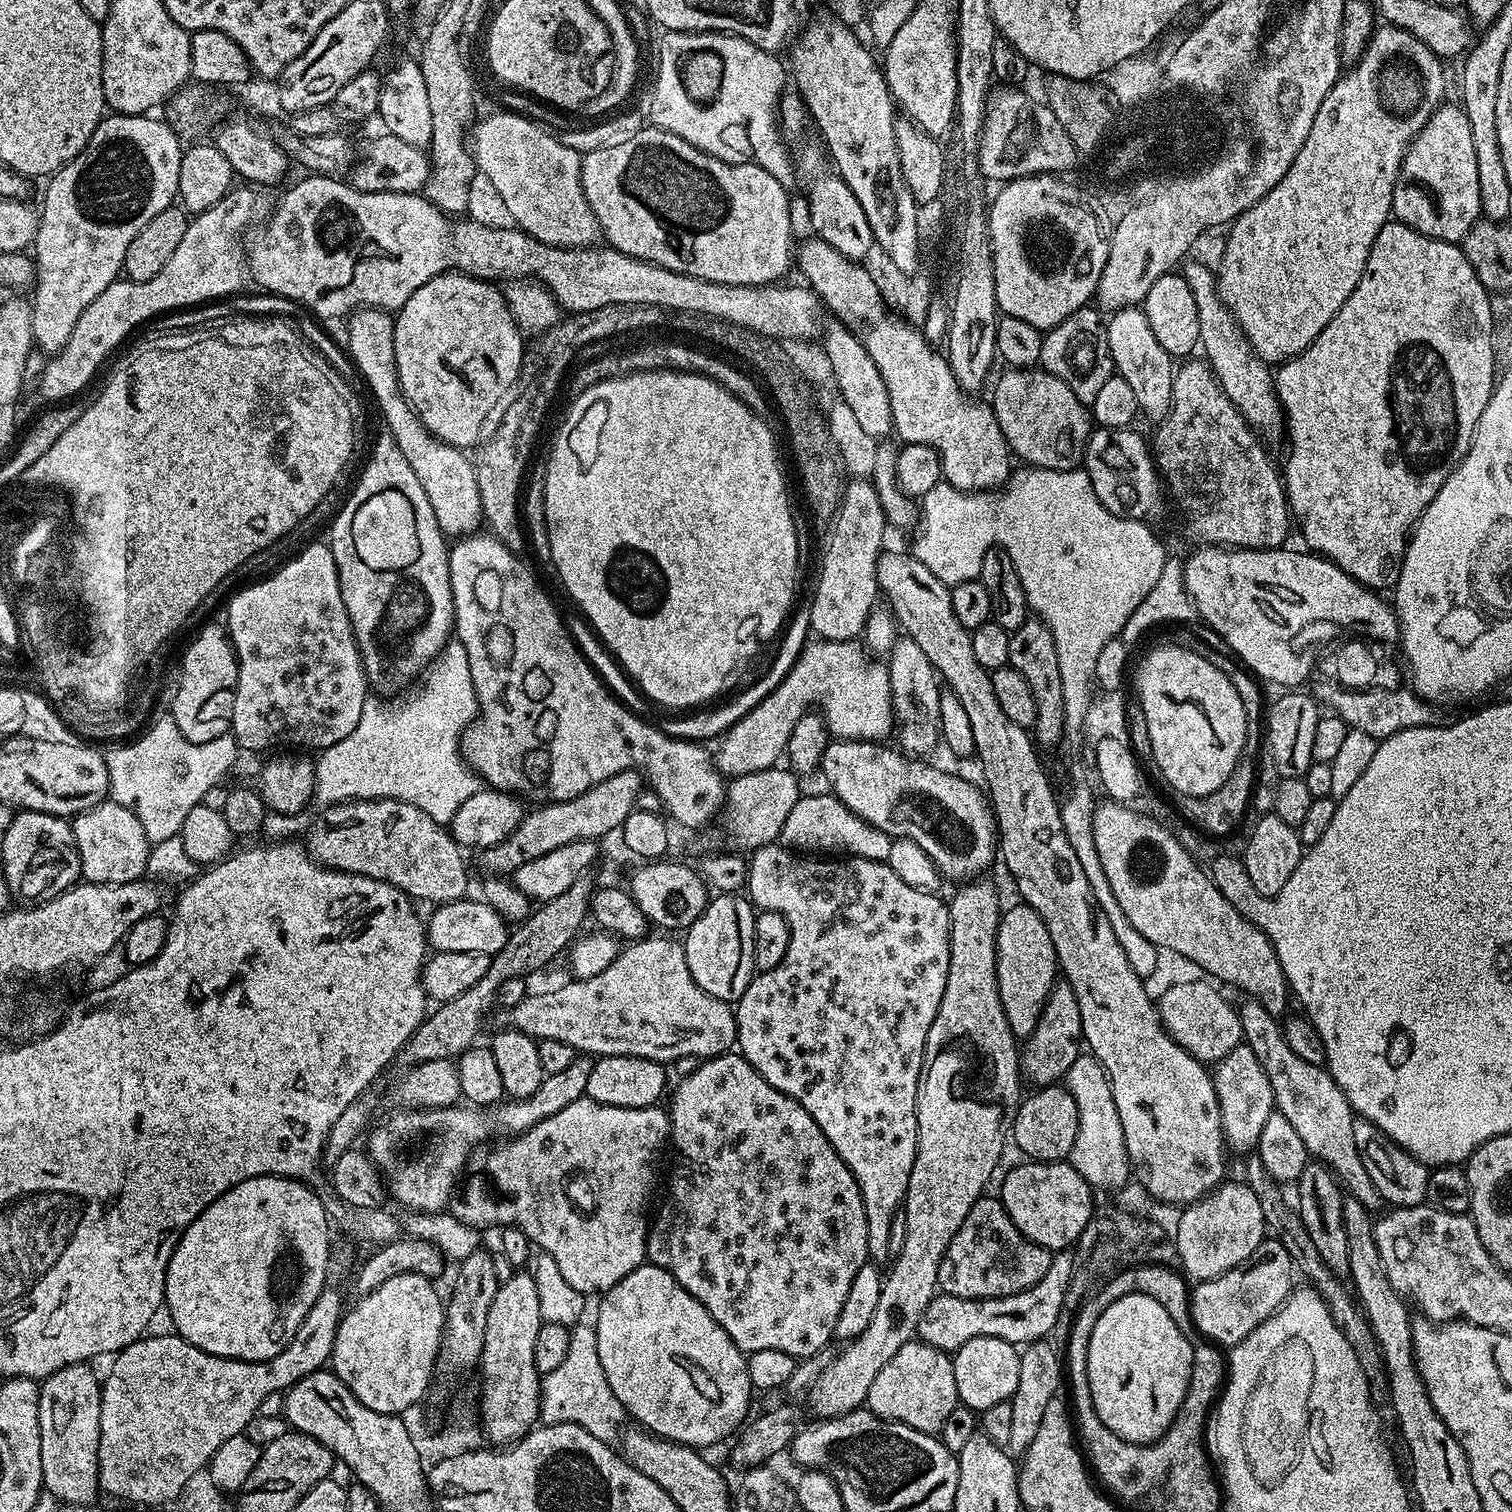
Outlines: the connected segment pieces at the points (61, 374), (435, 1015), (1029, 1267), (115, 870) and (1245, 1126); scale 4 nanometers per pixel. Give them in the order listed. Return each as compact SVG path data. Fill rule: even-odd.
M236 186L227 192L220 204L210 210L195 213L186 226L182 243L174 249L166 266L150 278L150 282L134 282L118 278L78 318L70 340L61 352L47 361L41 374L38 391L48 402L64 402L73 399L96 376L104 359L147 320L155 321L181 309L192 309L213 301L235 296L245 286L246 248L240 245L240 231L255 218L264 204L259 187Z
M586 874L581 876L565 893L539 905L527 920L521 921L509 933L505 946L492 957L486 974L482 974L482 978L478 978L478 982L474 982L470 990L458 994L458 998L437 1003L433 1007L436 1009L433 1012L431 1009L430 1014L425 1015L422 1023L416 1027L416 1033L408 1039L408 1043L402 1049L405 1065L433 1062L434 1059L455 1061L477 1043L476 1035L480 1032L480 1023L488 1011L493 1011L497 990L501 984L508 978L530 976L530 973L550 963L575 941L591 911L594 883L592 884L589 878Z
M999 1198L988 1199L980 1199L970 1210L966 1222L962 1222L958 1234L954 1234L954 1238L938 1266L938 1288L945 1296L981 1300L982 1298L1018 1294L1022 1290L1034 1286L1034 1282L1042 1282L1046 1270L1050 1270L1053 1253L1021 1234L1018 1226L1014 1226L1010 1214L1006 1214L1004 1204Z
M115 802L95 804L90 810L79 812L71 821L74 842L80 859L80 875L90 884L125 884L141 879L147 873L147 860L150 845L146 838L146 830L142 830L142 822L134 818L126 806Z
M1242 1042L1215 1065L1212 1081L1222 1114L1227 1147L1231 1151L1233 1148L1236 1152L1244 1152L1243 1154L1251 1153L1260 1143L1266 1118L1270 1118L1276 1107L1274 1090L1270 1086L1270 1078L1266 1078L1266 1070L1262 1070L1262 1062L1258 1062L1254 1050Z

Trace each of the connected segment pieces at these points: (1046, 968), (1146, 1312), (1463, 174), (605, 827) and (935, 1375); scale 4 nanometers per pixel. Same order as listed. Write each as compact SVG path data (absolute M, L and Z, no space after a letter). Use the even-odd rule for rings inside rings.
M1016 902L1000 917L1000 929L996 931L996 973L1002 1006L1013 1037L1031 1036L1048 993L1057 983L1058 965L1054 942L1050 942L1050 930L1046 930L1042 918L1029 904Z
M1126 1294L1110 1302L1110 1306L1099 1309L1088 1343L1088 1380L1098 1418L1127 1443L1154 1443L1168 1431L1178 1414L1187 1394L1193 1362L1193 1346L1176 1327L1174 1318L1166 1314L1162 1302L1154 1302L1146 1294Z
M1445 103L1436 109L1428 124L1412 140L1404 155L1404 165L1400 168L1400 181L1394 190L1392 216L1406 226L1410 226L1423 236L1435 240L1445 240L1448 244L1459 245L1466 234L1481 219L1477 160L1474 158L1474 141L1470 134L1470 118L1466 118L1463 107Z
M635 770L619 772L606 778L606 782L598 782L598 786L578 794L578 798L541 803L533 812L531 809L525 815L514 834L510 834L510 838L479 853L481 866L485 868L485 873L508 878L516 873L518 866L526 866L526 862L534 862L534 858L542 858L550 854L550 850L566 846L566 842L599 841L600 836L608 836L611 832L613 835L636 807L636 797L642 791L640 780L642 781L641 773Z
M913 1338L875 1376L866 1408L880 1420L892 1420L895 1424L905 1424L919 1432L936 1434L957 1403L958 1386L954 1386L952 1356L941 1348Z

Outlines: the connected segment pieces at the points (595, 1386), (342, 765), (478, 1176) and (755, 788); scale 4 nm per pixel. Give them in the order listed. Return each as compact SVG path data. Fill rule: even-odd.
M587 1323L575 1325L570 1330L569 1353L565 1361L543 1375L540 1384L540 1414L542 1426L580 1425L599 1441L615 1443L622 1432L622 1422L628 1415L606 1380L605 1370L598 1357L598 1342L595 1327Z
M449 642L444 645L415 688L416 693L409 700L393 708L375 698L365 700L358 726L354 726L354 730L350 730L342 742L334 742L334 746L323 749L317 755L320 757L314 760L315 803L331 806L342 804L345 800L401 800L410 806L418 806L418 810L430 814L434 822L451 825L454 814L458 814L458 806L462 806L462 802L466 802L466 798L470 798L470 794L482 786L480 777L460 756L462 734L479 713L480 707L476 692L472 689L470 666L459 643Z
M581 1098L570 1102L570 1106L566 1106L566 1110L558 1110L558 1114L550 1114L550 1118L530 1126L528 1132L521 1132L505 1140L508 1140L505 1144L500 1144L497 1148L490 1149L489 1152L473 1151L470 1157L470 1172L472 1168L473 1176L465 1175L463 1177L462 1187L450 1204L451 1214L462 1223L479 1230L486 1230L486 1228L496 1230L501 1226L520 1228L522 1234L526 1234L526 1238L531 1240L539 1251L550 1254L550 1258L554 1258L554 1262L558 1262L558 1270L561 1272L562 1278L566 1278L566 1282L570 1282L570 1286L574 1286L574 1290L585 1294L591 1294L591 1292L603 1294L610 1291L615 1284L622 1282L622 1278L626 1278L626 1274L630 1274L645 1263L650 1227L648 1203L651 1202L652 1191L656 1188L656 1159L659 1158L664 1144L666 1148L670 1140L668 1113L663 1107L623 1108L622 1106L606 1106L587 1098Z
M773 766L766 770L734 776L727 781L722 820L728 823L728 833L724 840L729 849L751 854L756 849L777 843L781 839L786 818L790 818L790 810L794 810L799 802L802 789L796 772L784 766L780 767Z

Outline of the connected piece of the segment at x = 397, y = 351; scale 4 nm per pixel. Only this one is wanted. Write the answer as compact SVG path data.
M449 270L440 276L430 278L430 282L418 286L418 290L414 290L414 294L410 294L410 298L406 298L406 302L395 313L392 325L394 362L396 363L396 373L398 374L398 382L403 396L431 435L461 450L468 449L467 447L470 445L470 447L473 447L479 441L482 434L480 430L488 414L495 408L496 403L498 403L498 406L513 391L516 381L520 378L520 367L524 365L525 337L522 335L520 328L512 321L512 315L503 295L499 291L495 292L491 286L493 285L485 279Z

